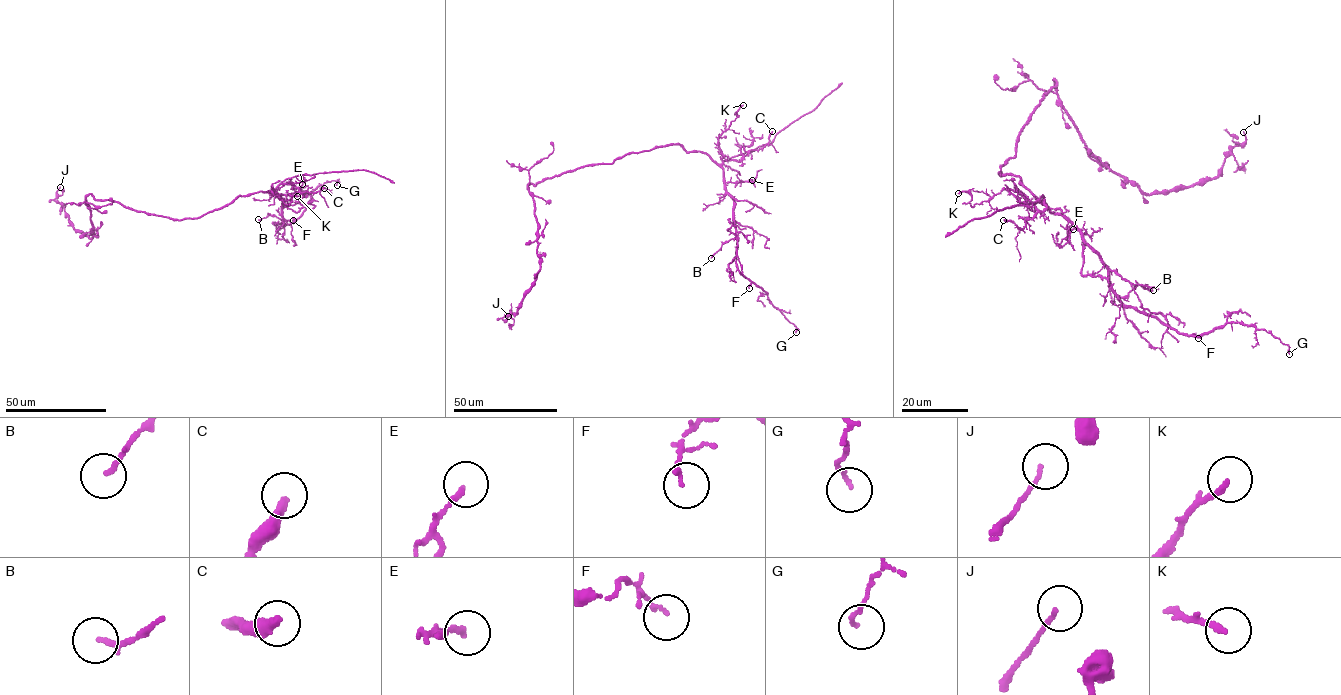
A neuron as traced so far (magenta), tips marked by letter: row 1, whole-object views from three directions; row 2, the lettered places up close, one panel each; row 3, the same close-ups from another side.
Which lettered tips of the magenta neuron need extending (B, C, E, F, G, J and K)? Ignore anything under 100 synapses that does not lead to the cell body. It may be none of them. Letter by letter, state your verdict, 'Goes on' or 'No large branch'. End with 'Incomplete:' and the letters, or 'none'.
B: No large branch
C: No large branch
E: No large branch
F: No large branch
G: No large branch
J: No large branch
K: No large branch
Incomplete: none

